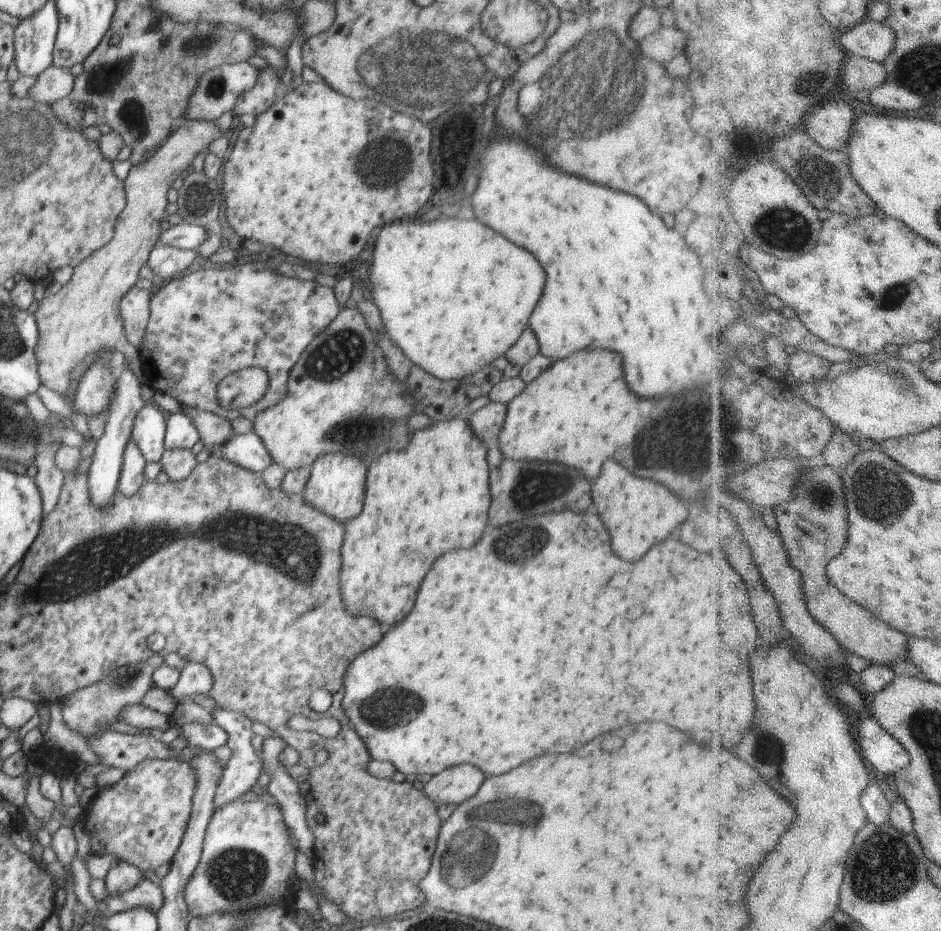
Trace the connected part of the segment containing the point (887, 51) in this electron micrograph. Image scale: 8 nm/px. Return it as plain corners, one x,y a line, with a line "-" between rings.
869,19
864,20
864,22
855,26
853,29
846,31
844,34
839,33
839,36
839,44
846,50
847,61
850,60
852,56
856,55
868,57
879,63
884,63
897,47
897,32
895,29
882,22
873,22

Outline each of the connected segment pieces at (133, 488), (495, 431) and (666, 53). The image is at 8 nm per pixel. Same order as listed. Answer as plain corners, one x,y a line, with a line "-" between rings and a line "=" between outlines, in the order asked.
130,436
123,452
123,463
117,490
126,496
132,496
138,491
145,481
144,467
146,463
147,460
144,458
140,447
=
490,401
474,413
466,414
469,425
480,442
490,440
490,438
499,438
506,415
507,405
494,401
=
674,26
660,27
639,42
642,55
663,66
685,51
686,34

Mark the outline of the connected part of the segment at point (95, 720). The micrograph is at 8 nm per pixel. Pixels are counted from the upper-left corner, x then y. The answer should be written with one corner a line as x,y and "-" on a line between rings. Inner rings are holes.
145,660
138,664
131,664
111,672
96,684
70,693
60,701
63,704
64,721
71,729
76,730
86,738
90,735
102,734
108,730
104,728
106,722
119,721
117,716
124,706
141,702
144,694
153,687
152,670
160,664
162,664
162,660
160,662
158,660

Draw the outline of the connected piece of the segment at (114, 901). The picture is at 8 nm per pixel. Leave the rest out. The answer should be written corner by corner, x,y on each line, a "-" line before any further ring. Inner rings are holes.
144,878
140,884
123,895
112,896
108,893
104,901
108,903
106,913
123,913
136,907
147,907
156,915
165,900
161,886

